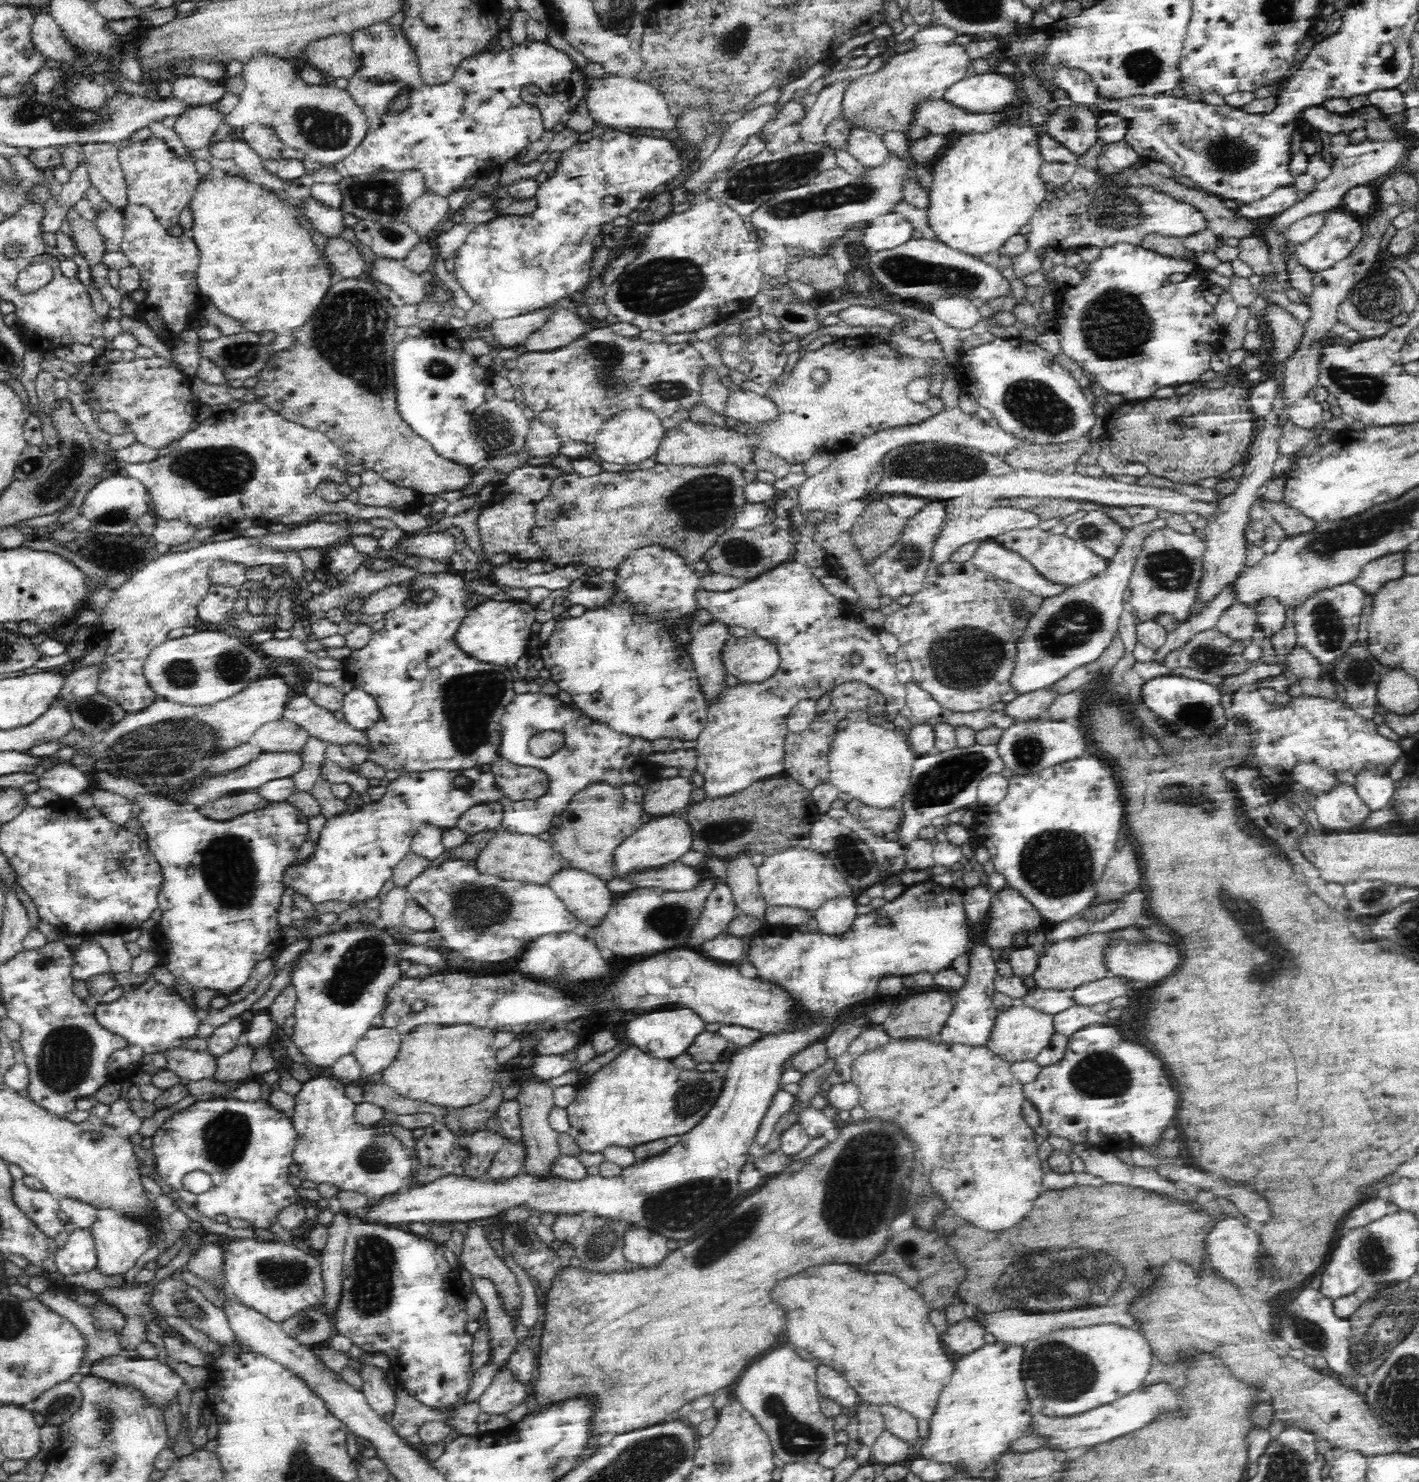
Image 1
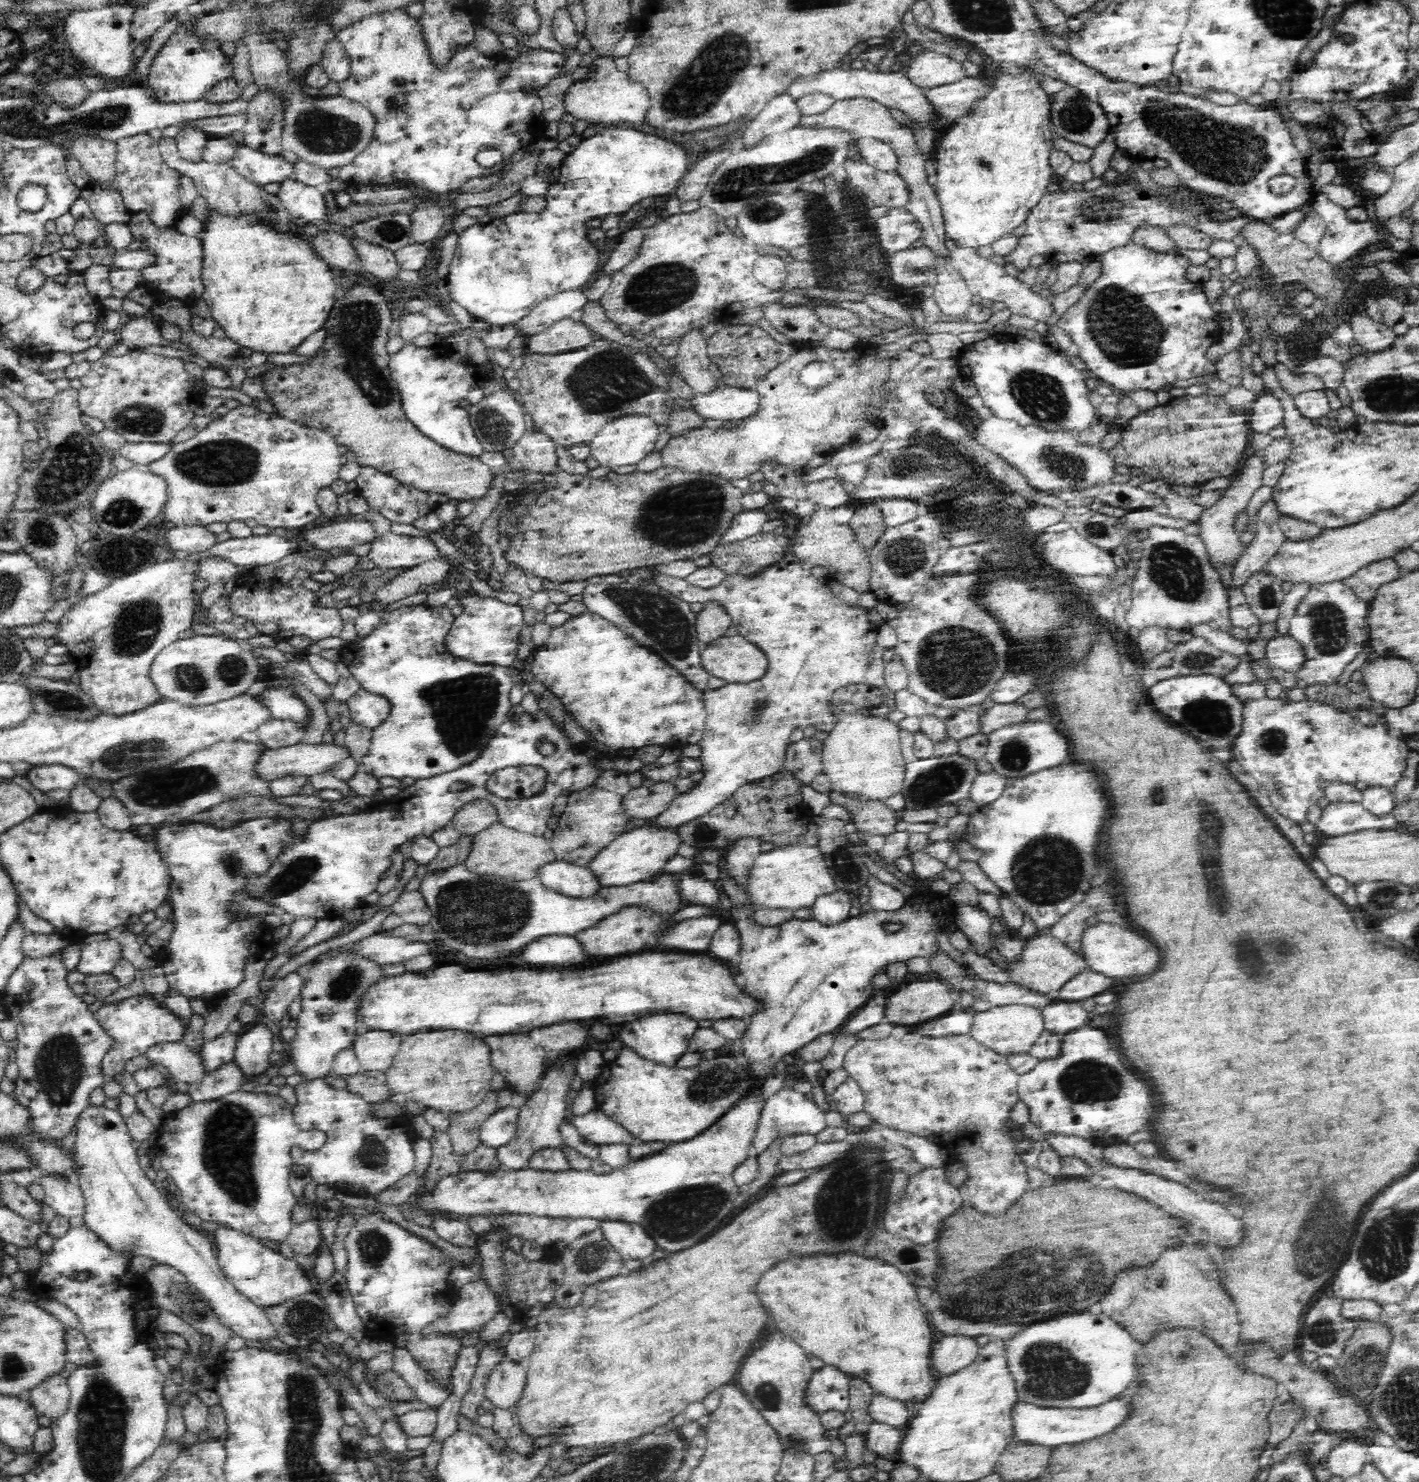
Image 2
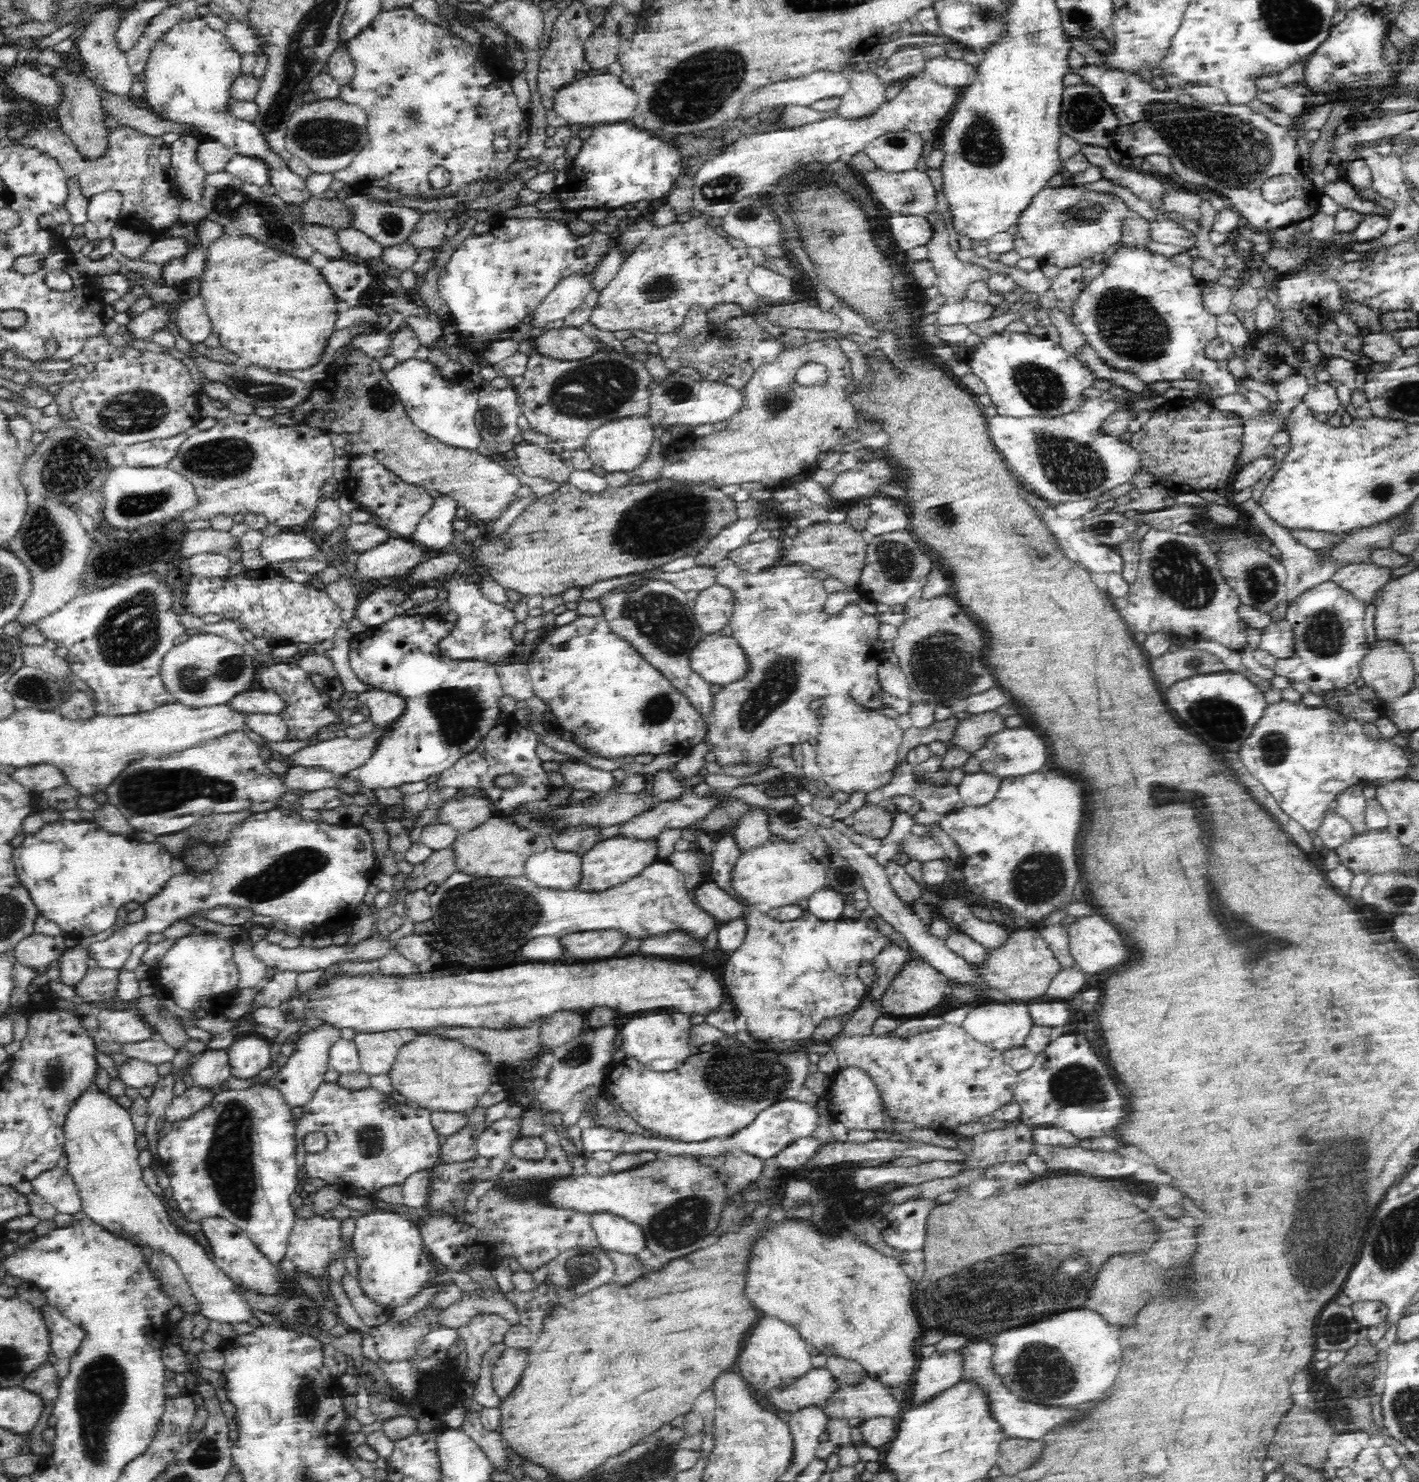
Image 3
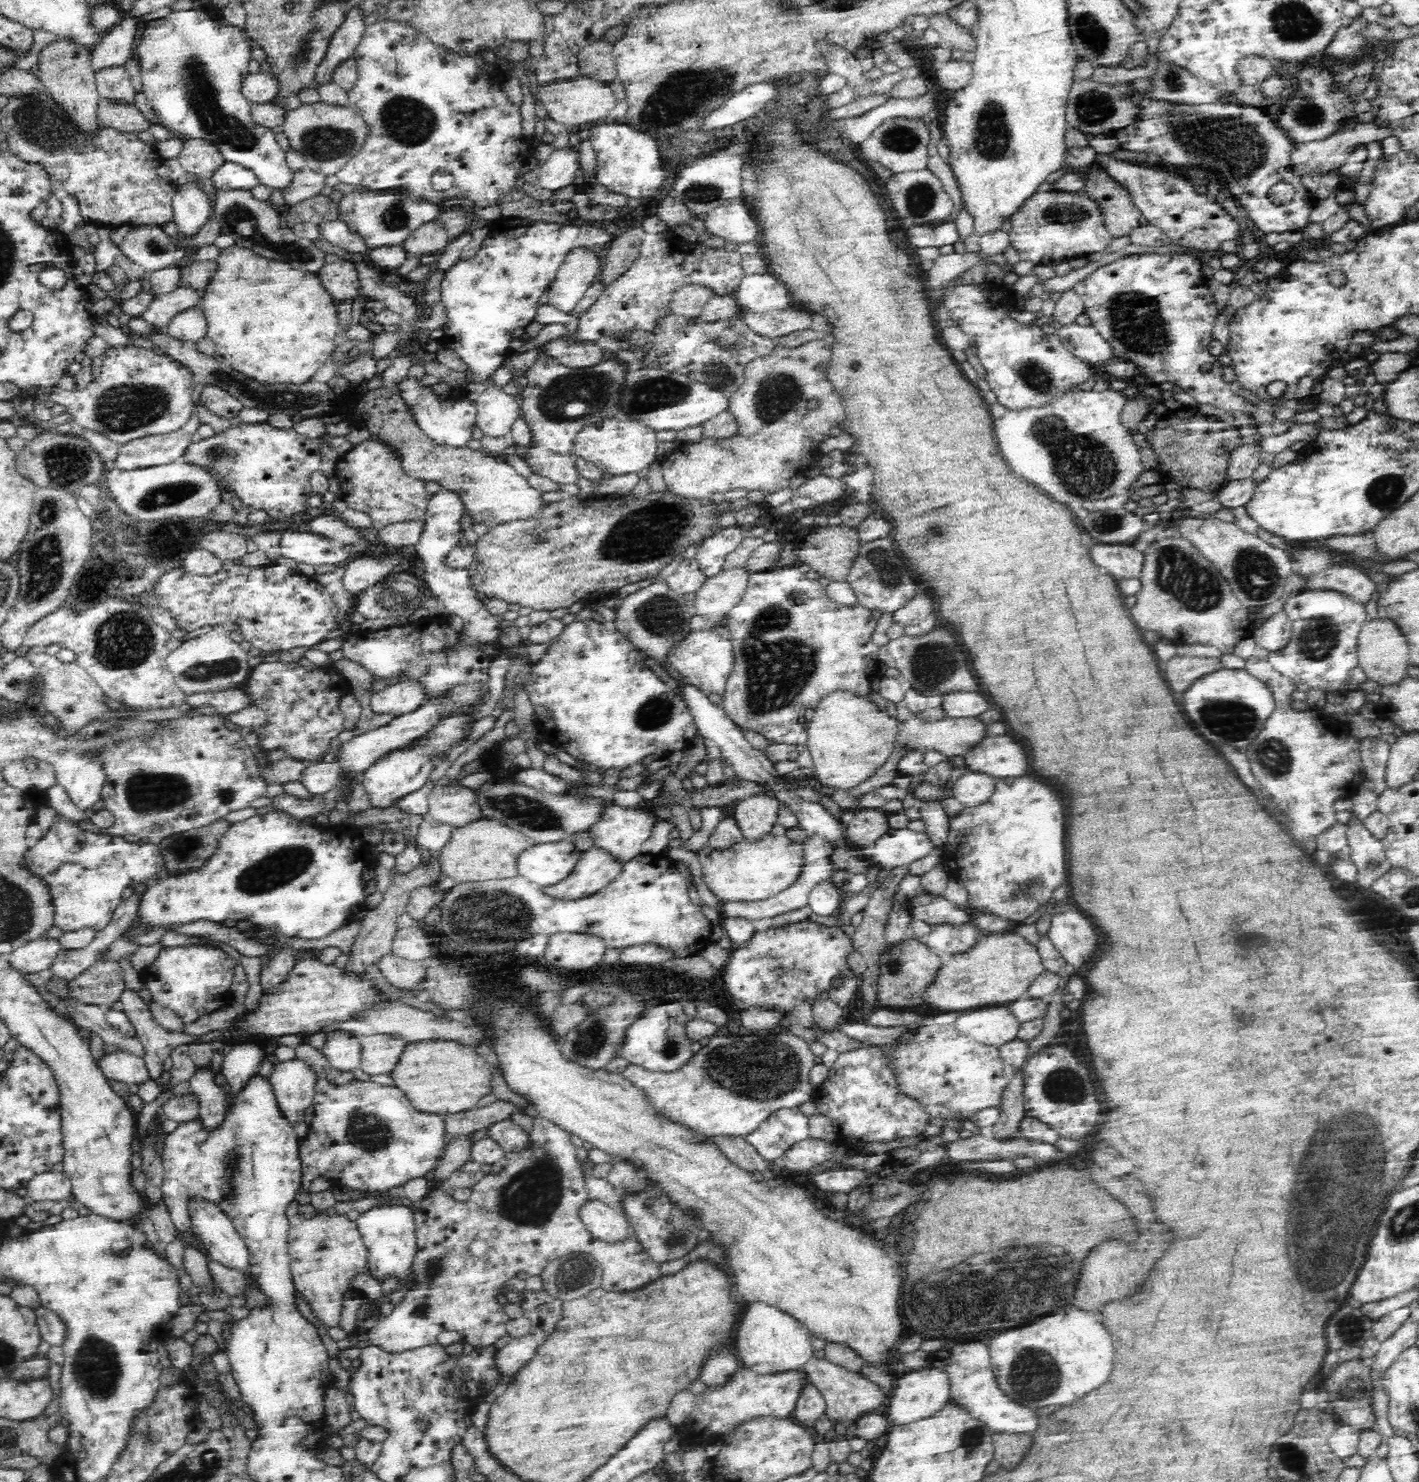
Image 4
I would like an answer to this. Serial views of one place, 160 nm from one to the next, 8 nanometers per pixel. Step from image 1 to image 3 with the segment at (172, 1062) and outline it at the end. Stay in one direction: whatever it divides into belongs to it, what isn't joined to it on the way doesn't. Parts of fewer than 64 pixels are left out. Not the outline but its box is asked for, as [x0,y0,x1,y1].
[119,1039,177,1065]

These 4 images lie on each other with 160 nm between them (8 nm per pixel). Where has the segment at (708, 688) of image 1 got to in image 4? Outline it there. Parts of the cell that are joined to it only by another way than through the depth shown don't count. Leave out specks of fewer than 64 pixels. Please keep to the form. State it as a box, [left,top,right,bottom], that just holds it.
[694,567,751,627]

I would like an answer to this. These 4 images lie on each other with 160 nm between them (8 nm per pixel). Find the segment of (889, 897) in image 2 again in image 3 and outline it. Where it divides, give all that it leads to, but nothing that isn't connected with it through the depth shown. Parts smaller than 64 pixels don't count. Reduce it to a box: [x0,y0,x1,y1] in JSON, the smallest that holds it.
[812,824,981,985]

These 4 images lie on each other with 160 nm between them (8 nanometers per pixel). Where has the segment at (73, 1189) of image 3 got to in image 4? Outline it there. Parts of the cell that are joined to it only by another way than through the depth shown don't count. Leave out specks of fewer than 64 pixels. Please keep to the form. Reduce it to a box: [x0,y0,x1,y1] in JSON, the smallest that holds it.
[27,1172,72,1202]

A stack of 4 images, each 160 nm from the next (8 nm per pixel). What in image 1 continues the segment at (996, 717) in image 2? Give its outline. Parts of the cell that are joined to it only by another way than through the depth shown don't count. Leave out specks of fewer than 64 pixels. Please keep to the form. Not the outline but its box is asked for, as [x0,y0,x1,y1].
[1001,689,1058,723]

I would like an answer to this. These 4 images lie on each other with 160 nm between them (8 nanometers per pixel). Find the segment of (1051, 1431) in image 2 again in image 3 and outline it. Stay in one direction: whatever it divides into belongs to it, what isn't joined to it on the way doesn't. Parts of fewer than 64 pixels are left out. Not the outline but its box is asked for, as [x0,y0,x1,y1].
[959,1340,1080,1439]

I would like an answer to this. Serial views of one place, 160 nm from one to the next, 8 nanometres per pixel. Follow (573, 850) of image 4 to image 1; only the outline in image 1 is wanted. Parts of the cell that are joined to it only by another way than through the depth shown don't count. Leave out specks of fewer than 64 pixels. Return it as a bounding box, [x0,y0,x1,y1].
[549,868,611,928]

